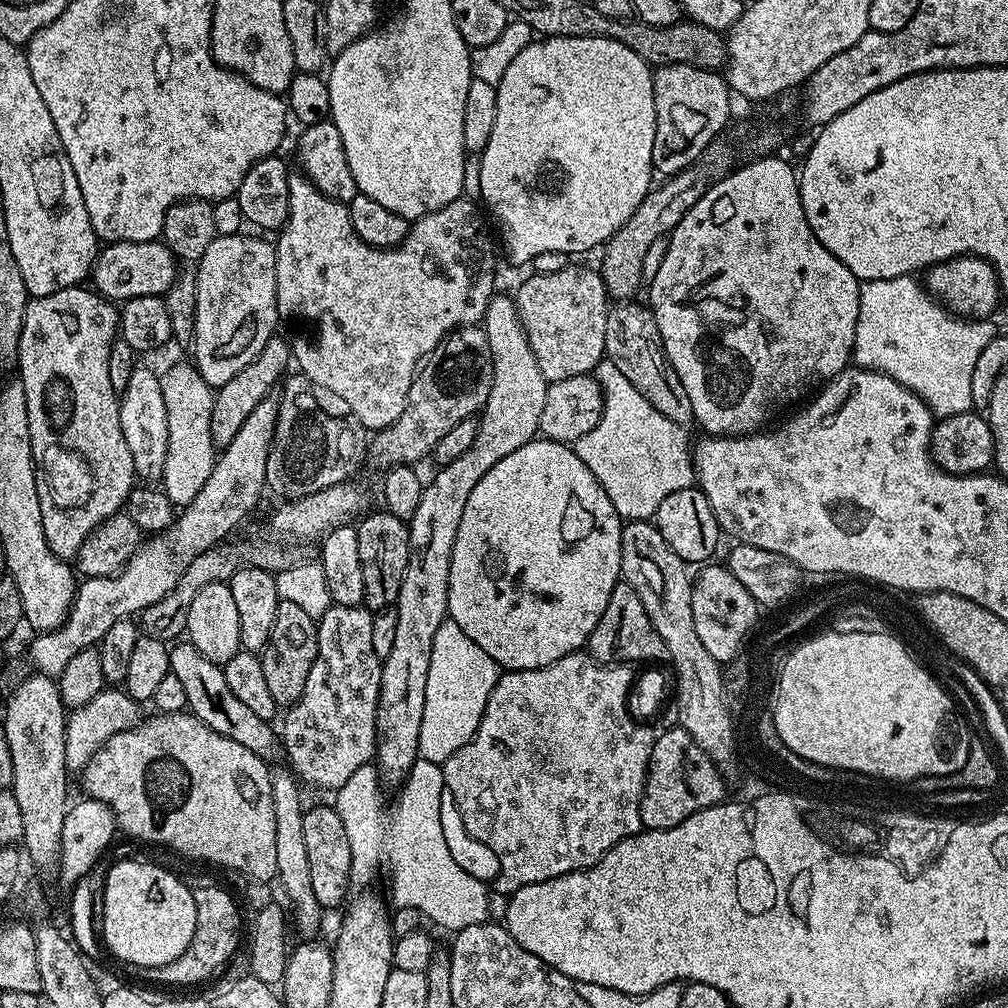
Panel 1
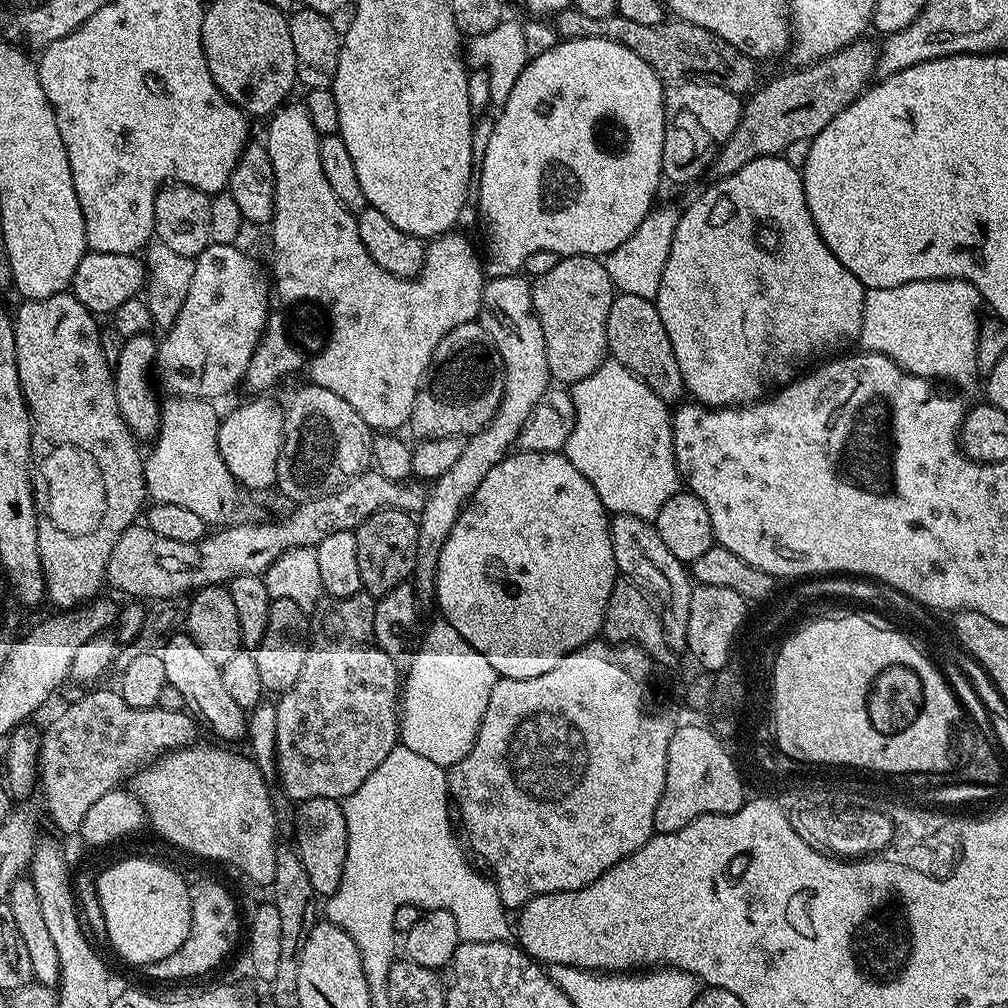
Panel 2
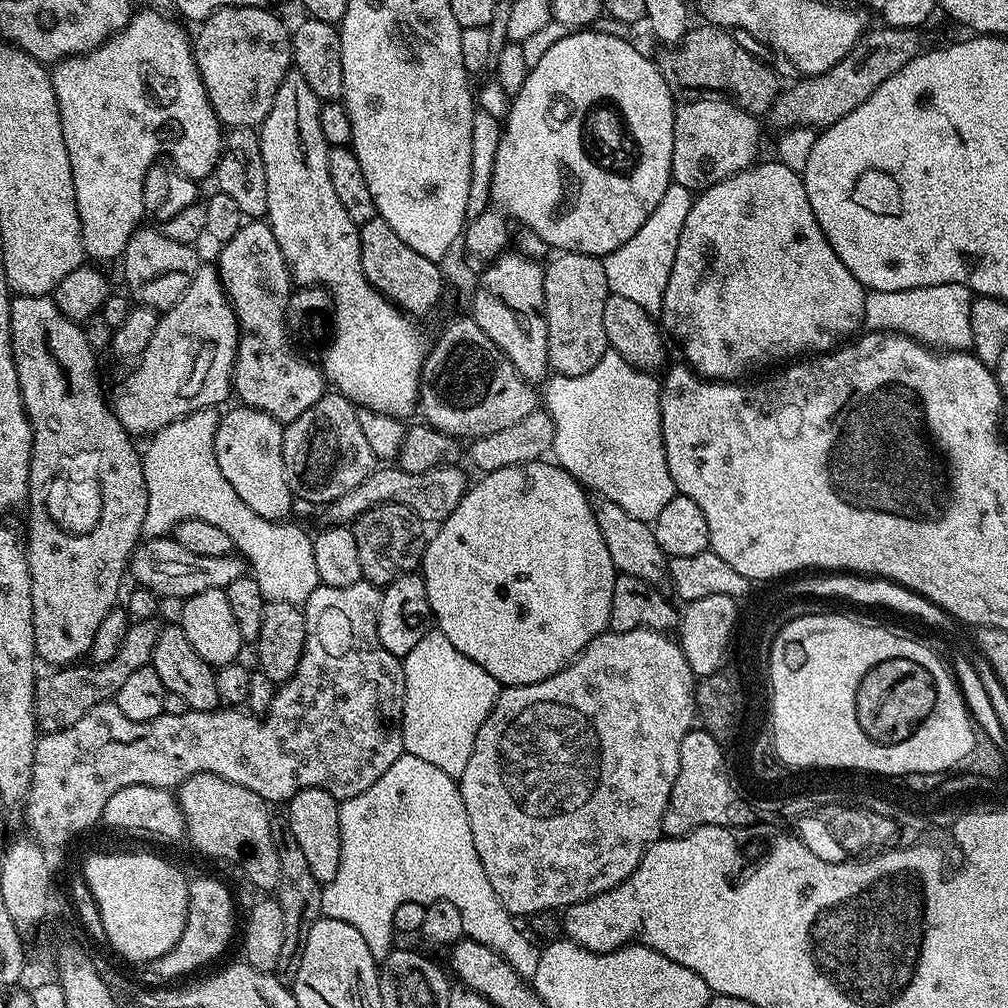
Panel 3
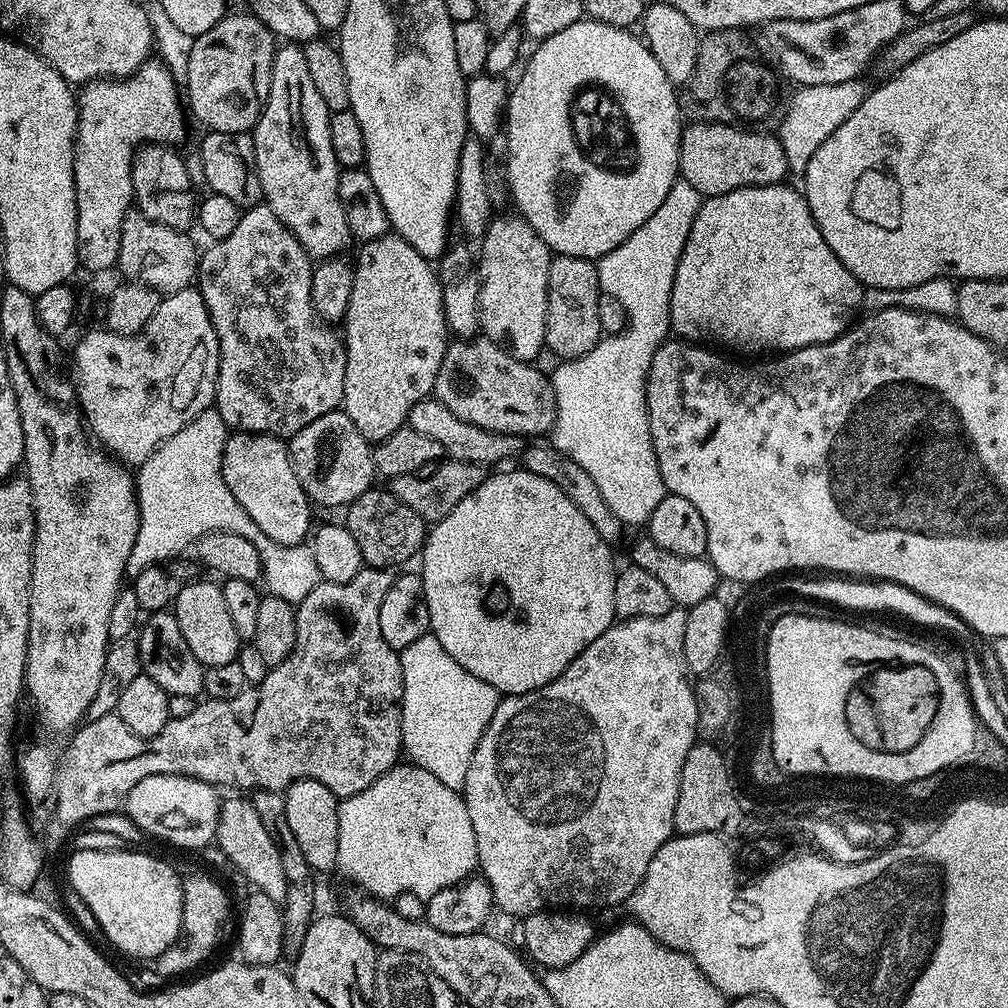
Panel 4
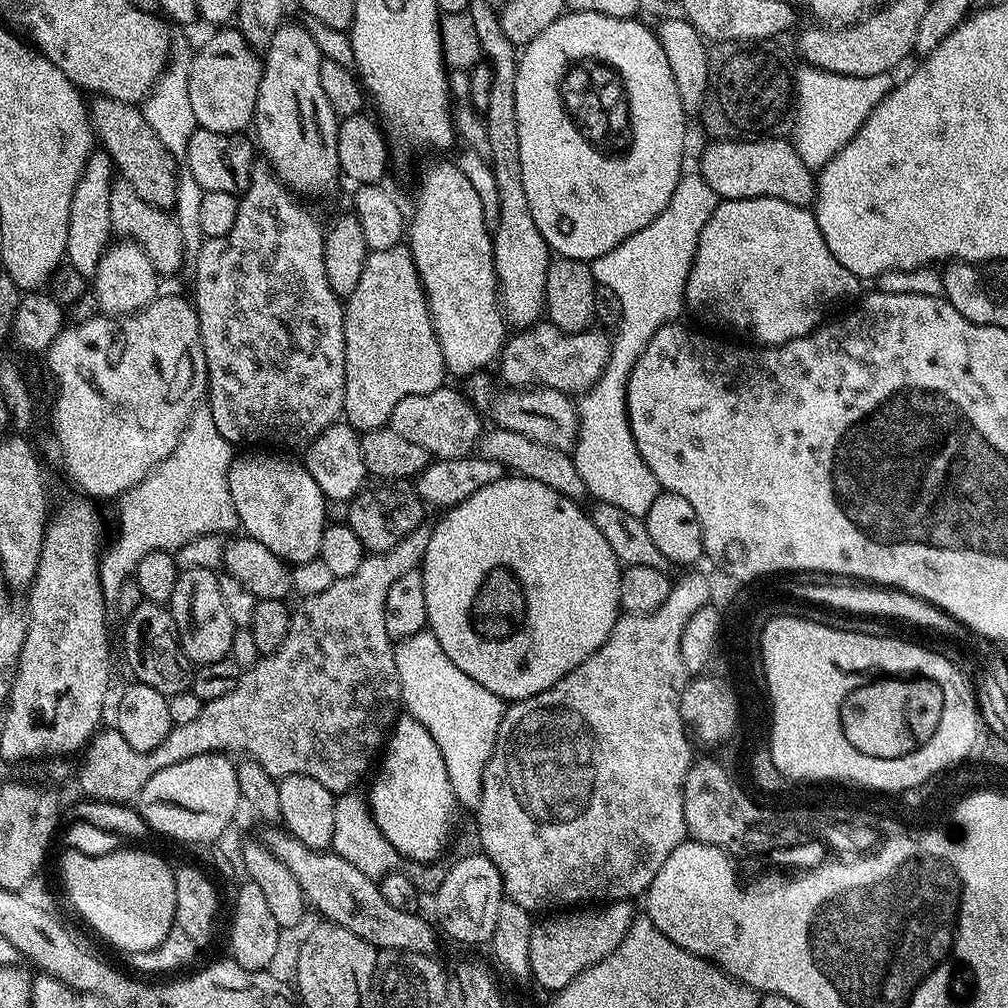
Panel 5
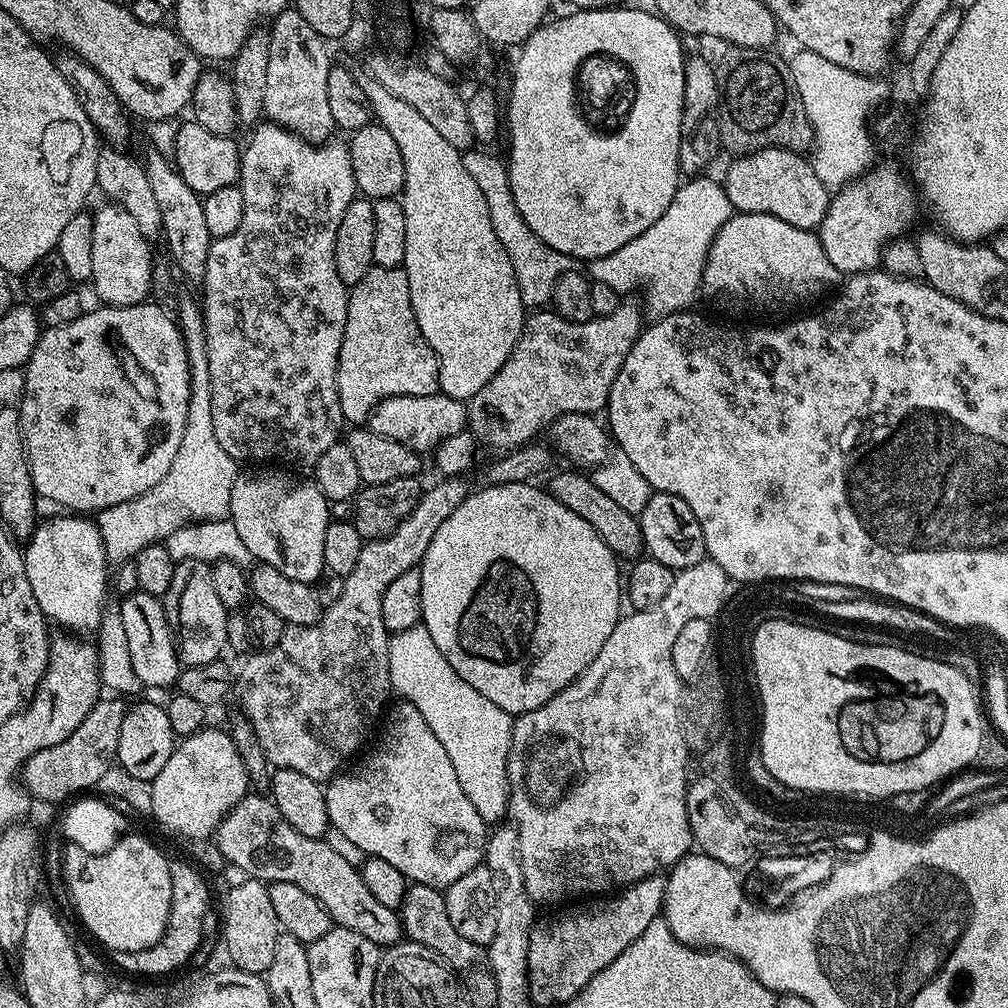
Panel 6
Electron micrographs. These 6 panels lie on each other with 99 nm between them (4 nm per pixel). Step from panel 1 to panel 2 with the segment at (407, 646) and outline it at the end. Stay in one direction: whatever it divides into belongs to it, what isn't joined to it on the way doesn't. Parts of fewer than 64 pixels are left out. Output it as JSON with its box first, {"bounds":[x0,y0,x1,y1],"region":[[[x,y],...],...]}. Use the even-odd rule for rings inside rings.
{"bounds":[411,275,552,602],"region":[[[523,275],[503,276],[497,280],[489,279],[485,283],[478,322],[486,330],[500,355],[504,367],[504,393],[492,421],[481,432],[475,432],[465,439],[462,454],[454,461],[454,466],[450,466],[450,470],[446,470],[442,478],[431,481],[427,489],[428,498],[418,514],[418,558],[411,575],[416,595],[424,602],[433,599],[438,558],[442,554],[442,546],[446,546],[450,530],[454,530],[454,522],[458,522],[461,512],[478,490],[482,478],[486,478],[486,474],[490,474],[490,470],[494,470],[494,466],[498,466],[498,462],[502,462],[519,441],[522,426],[526,426],[526,418],[530,418],[542,394],[548,392],[552,380],[546,362],[542,326],[538,322],[532,301],[532,286]]]}

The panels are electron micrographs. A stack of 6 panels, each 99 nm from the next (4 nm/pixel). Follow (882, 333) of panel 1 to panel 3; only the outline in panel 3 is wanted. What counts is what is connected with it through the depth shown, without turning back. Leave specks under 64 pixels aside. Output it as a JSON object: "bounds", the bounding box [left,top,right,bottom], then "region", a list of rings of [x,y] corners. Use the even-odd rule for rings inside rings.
{"bounds":[864,284,974,350],"region":[[[961,284],[872,292],[864,297],[864,324],[878,332],[903,332],[937,350],[968,350],[972,347],[970,306],[973,299],[974,293]]]}

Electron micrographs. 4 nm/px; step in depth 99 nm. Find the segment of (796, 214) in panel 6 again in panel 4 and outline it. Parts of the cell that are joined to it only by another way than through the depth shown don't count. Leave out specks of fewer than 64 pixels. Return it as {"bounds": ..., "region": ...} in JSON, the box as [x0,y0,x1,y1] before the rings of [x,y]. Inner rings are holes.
{"bounds":[679,122,790,198],"region":[[[692,122],[680,134],[680,170],[679,175],[694,190],[700,192],[701,197],[707,198],[733,192],[739,188],[750,186],[770,186],[785,183],[790,172],[790,157],[786,150],[782,150],[779,135],[767,136],[764,130],[745,130],[734,124],[714,124],[711,122]]]}

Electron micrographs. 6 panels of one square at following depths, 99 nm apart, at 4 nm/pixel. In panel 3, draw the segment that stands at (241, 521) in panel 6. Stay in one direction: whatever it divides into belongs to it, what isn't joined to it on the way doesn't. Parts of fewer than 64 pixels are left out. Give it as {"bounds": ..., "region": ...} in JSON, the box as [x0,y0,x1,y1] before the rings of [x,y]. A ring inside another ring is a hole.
{"bounds":[214,406,294,521],"region":[[[235,406],[221,415],[218,430],[214,434],[214,458],[218,458],[218,470],[230,486],[234,486],[238,498],[267,520],[283,521],[294,505],[294,497],[286,482],[284,469],[285,425],[262,410]]]}

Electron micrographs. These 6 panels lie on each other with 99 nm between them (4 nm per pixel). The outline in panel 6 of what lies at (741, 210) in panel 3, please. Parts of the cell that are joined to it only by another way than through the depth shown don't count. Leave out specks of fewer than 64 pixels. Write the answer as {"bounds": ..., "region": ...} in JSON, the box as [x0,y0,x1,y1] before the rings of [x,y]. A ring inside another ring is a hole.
{"bounds":[702,212,842,312],"region":[[[736,212],[729,215],[710,246],[702,292],[705,297],[717,296],[720,300],[737,300],[768,312],[780,312],[806,303],[811,296],[831,293],[841,280],[842,273],[826,258],[815,231],[794,226],[774,214]]]}

